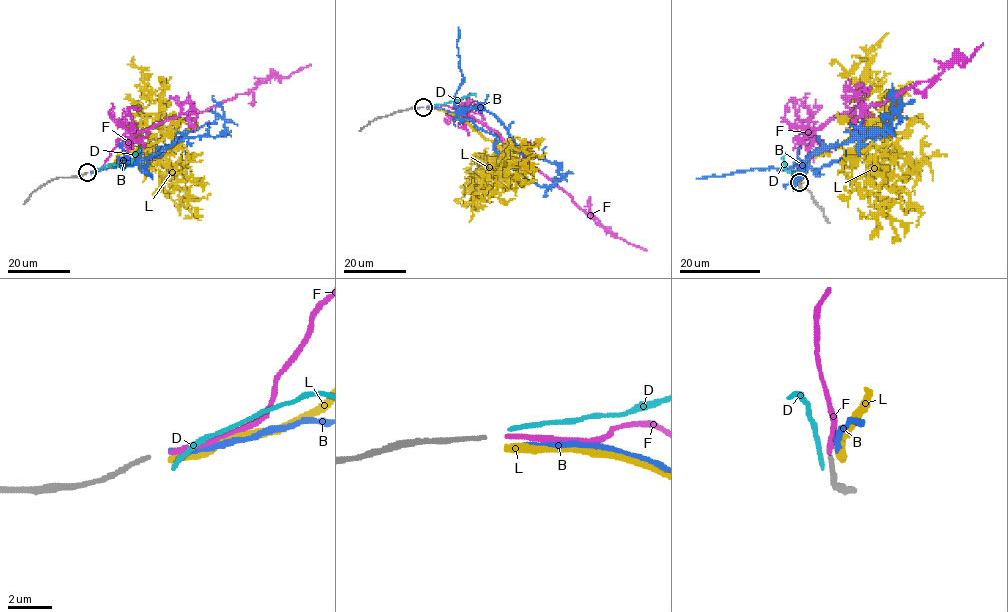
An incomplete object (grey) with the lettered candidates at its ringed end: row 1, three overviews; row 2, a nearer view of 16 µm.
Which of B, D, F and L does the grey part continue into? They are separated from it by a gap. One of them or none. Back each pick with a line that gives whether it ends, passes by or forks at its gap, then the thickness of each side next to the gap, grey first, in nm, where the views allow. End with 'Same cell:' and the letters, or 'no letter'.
F: it ends there; 190 nm thick on the grey side, 240 nm on the other
Same cell: F

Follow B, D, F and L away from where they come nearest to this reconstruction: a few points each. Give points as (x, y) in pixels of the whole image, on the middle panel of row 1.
B: (426, 108), (458, 111), (458, 118), (492, 133), (494, 148), (521, 176), (542, 187), (559, 180), (549, 179)
D: (426, 106), (458, 100), (471, 94), (475, 96)
F: (426, 107), (458, 107), (494, 129), (595, 222), (613, 234), (647, 251)
L: (426, 108), (458, 115), (493, 141), (510, 174), (518, 166), (524, 175), (513, 158), (523, 170), (538, 164)

